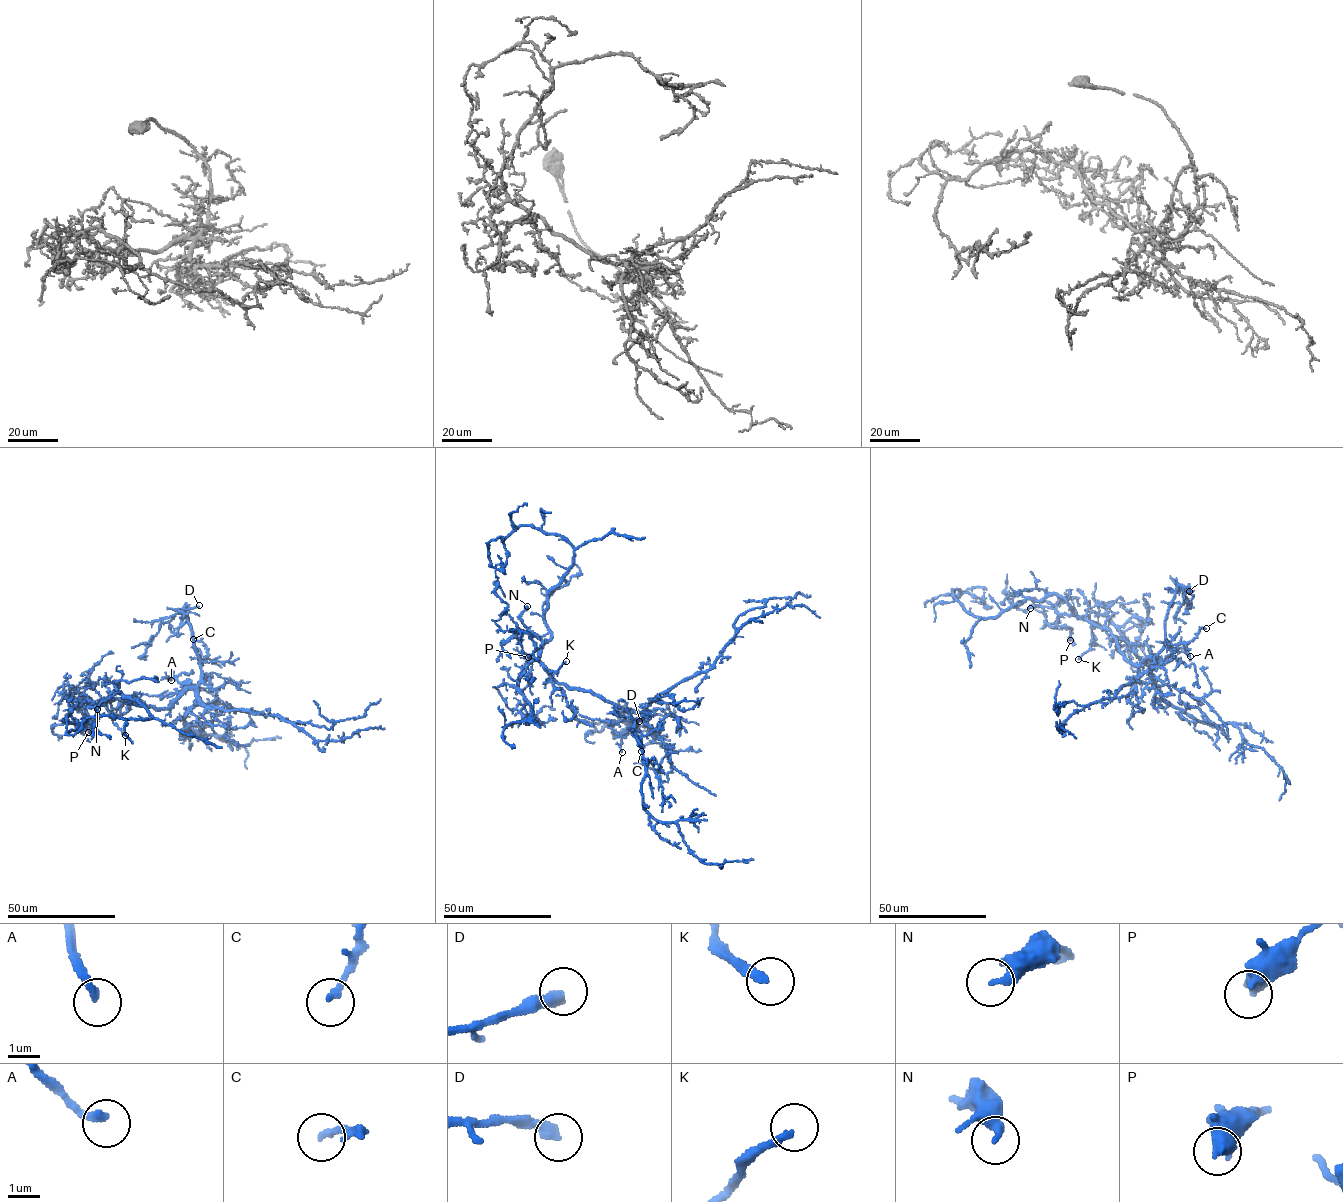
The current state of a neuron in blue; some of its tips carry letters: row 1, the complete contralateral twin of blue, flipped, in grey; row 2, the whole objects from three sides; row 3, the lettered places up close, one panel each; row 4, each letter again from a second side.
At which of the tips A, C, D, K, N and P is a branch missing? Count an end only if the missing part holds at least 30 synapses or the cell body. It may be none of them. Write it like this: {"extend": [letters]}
{"extend": ["A", "D", "K"]}

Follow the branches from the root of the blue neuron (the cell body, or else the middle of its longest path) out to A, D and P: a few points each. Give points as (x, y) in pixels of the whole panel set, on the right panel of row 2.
A: (1118, 645), (1128, 661), (1139, 665), (1150, 657), (1156, 663), (1181, 647), (1190, 656)
D: (1118, 645), (1132, 663), (1139, 665), (1154, 658), (1163, 645), (1166, 616), (1174, 593), (1179, 586), (1189, 591)
P: (1118, 645), (1108, 629), (1091, 624), (1084, 618), (1058, 613), (1057, 624), (1070, 628), (1070, 640)

